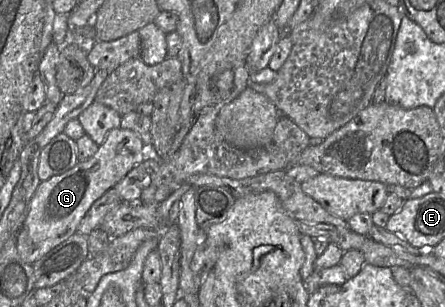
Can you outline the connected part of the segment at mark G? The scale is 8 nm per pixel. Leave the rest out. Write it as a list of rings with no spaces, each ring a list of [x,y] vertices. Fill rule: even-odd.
[[[122,128],[112,129],[90,159],[77,163],[61,175],[41,181],[30,201],[23,225],[16,235],[17,251],[21,259],[33,265],[76,233],[91,205],[145,159],[143,145],[136,132]]]

